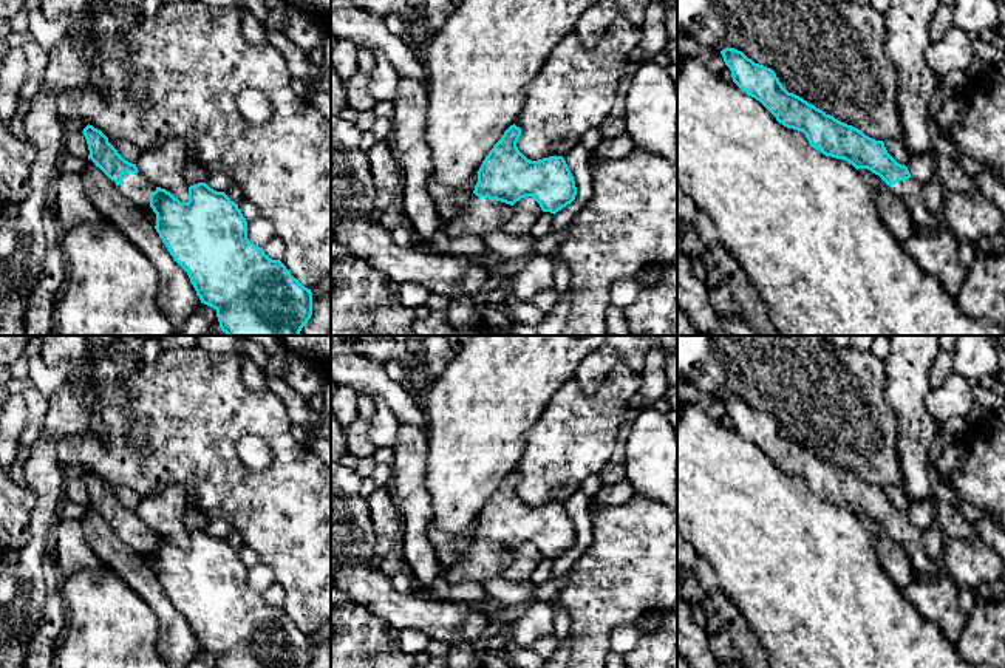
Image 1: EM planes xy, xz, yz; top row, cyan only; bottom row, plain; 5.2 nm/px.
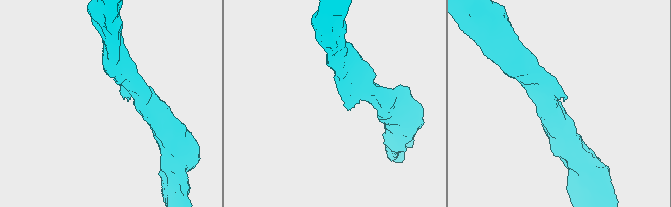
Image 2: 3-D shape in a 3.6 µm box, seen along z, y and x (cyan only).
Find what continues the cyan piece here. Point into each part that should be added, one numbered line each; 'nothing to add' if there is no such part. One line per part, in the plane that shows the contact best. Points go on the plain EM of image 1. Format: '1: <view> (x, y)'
1: xy (135, 534)

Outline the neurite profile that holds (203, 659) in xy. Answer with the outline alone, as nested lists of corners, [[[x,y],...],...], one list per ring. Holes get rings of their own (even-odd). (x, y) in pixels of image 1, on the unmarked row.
[[[201,649],[186,668],[218,668],[216,656]]]

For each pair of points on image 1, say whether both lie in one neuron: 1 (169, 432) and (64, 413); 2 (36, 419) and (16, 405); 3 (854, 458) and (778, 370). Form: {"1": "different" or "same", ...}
{"1": "different", "2": "different", "3": "same"}

